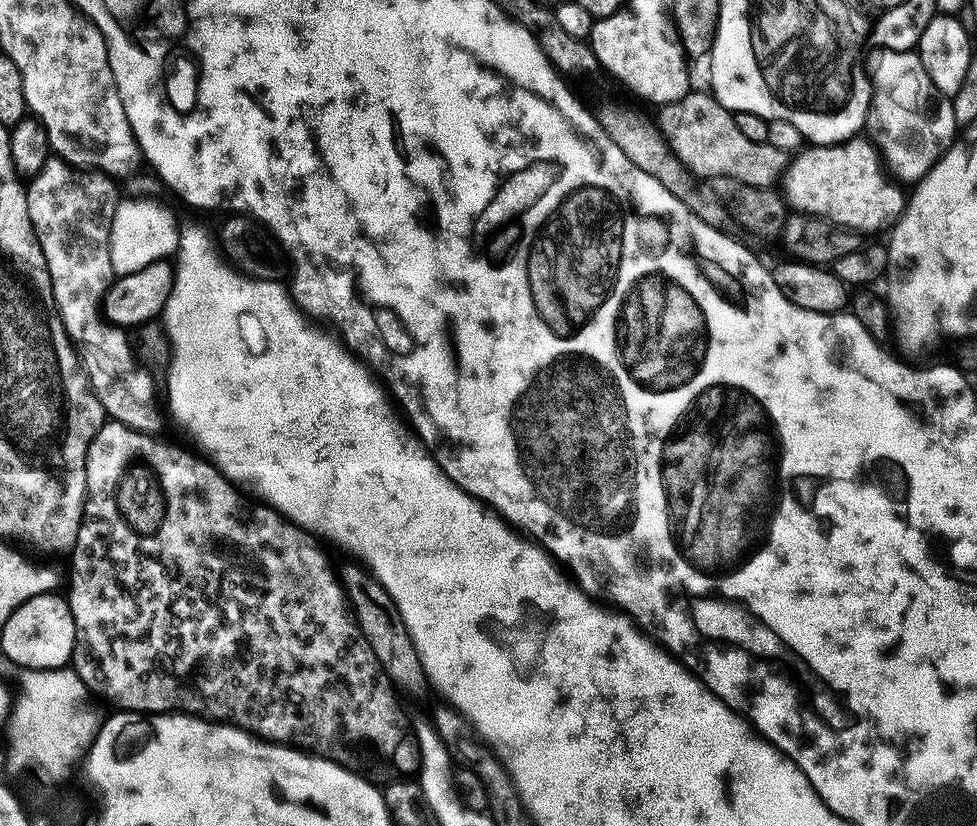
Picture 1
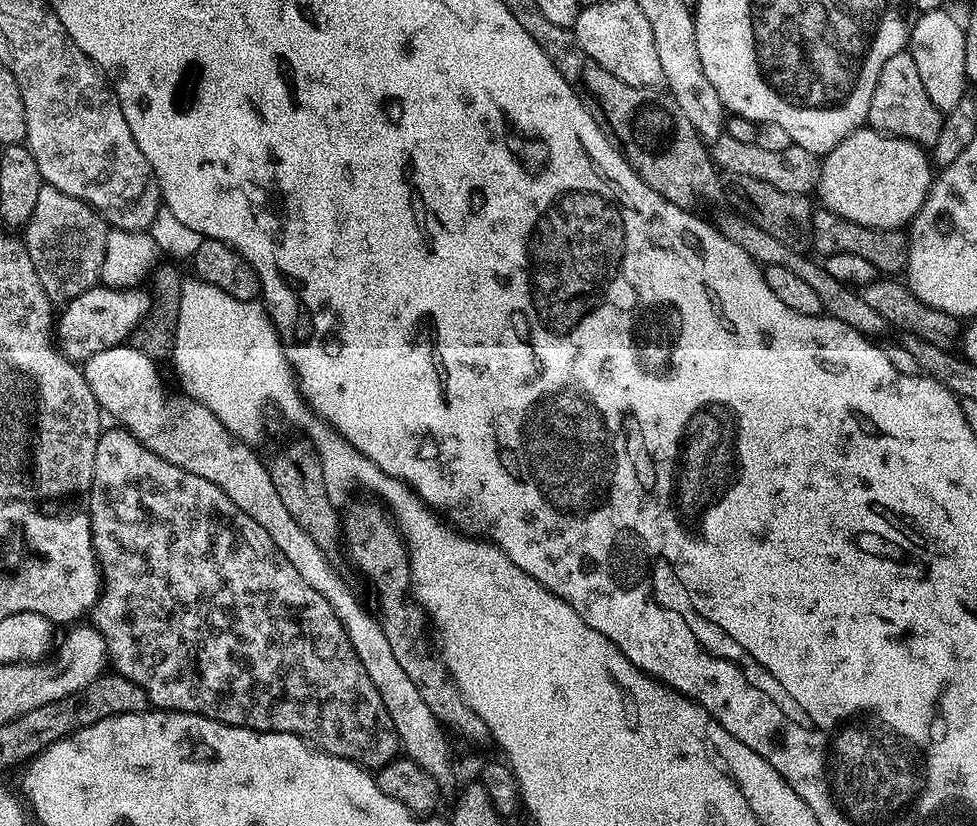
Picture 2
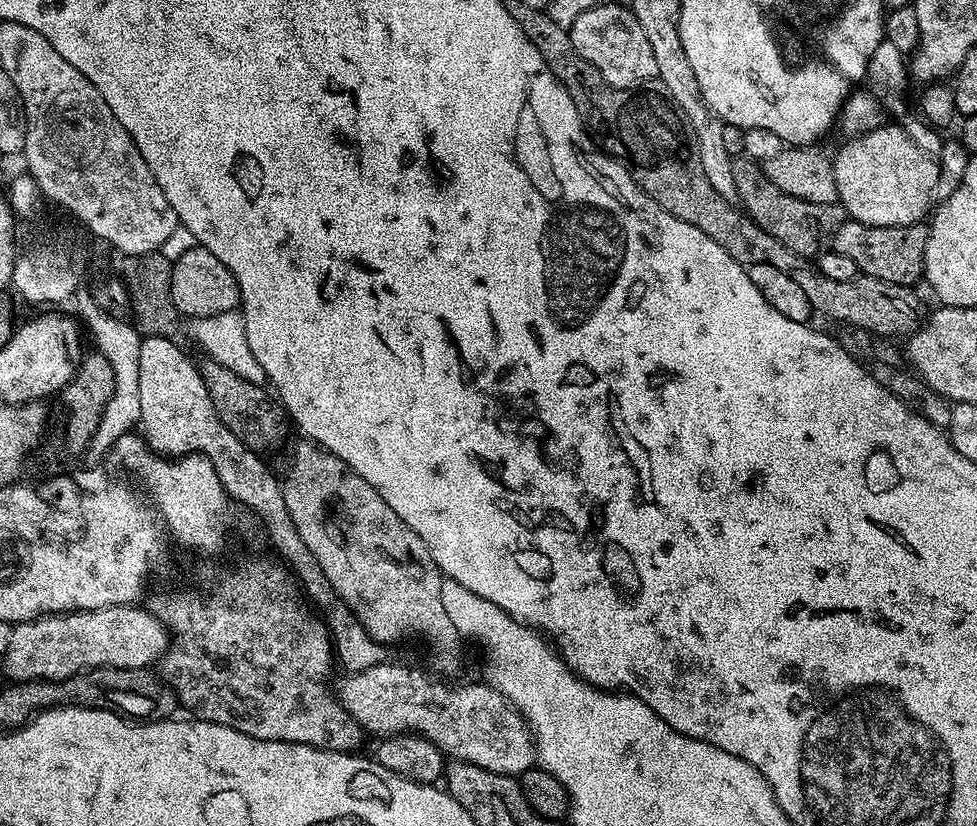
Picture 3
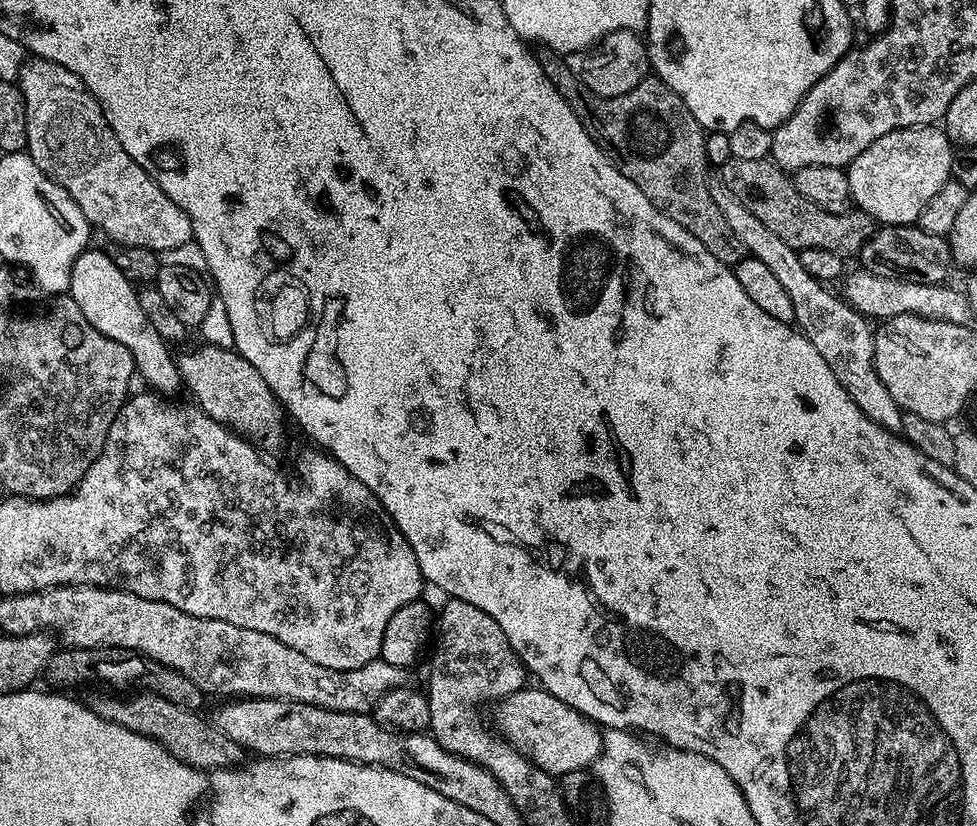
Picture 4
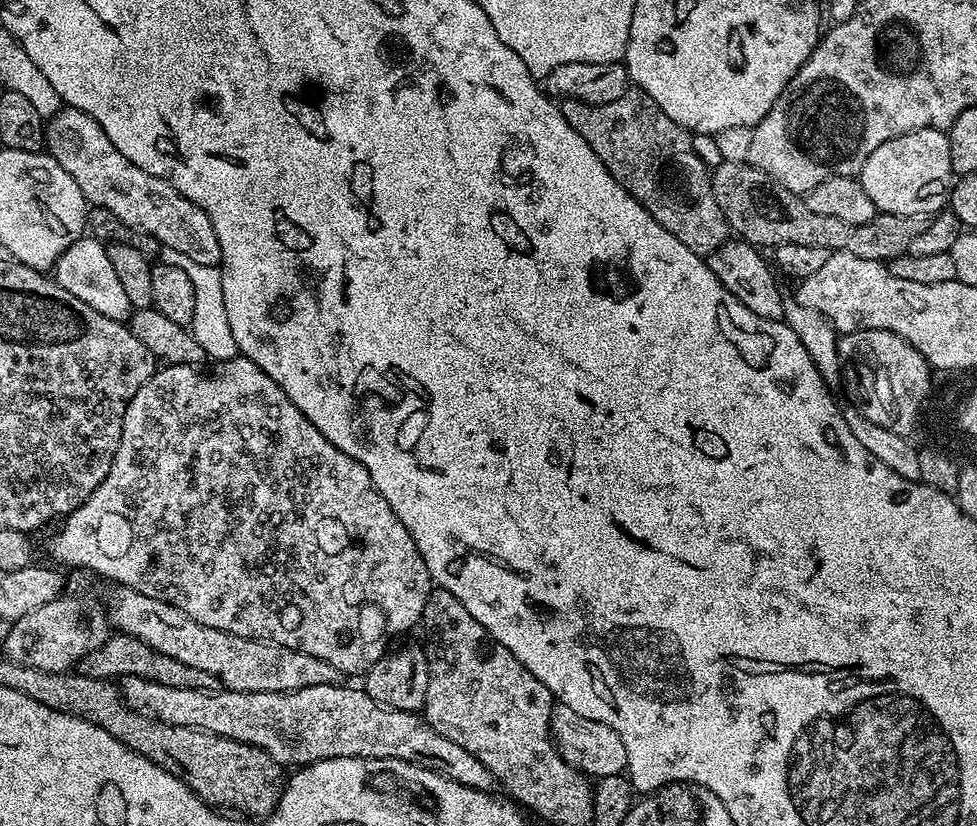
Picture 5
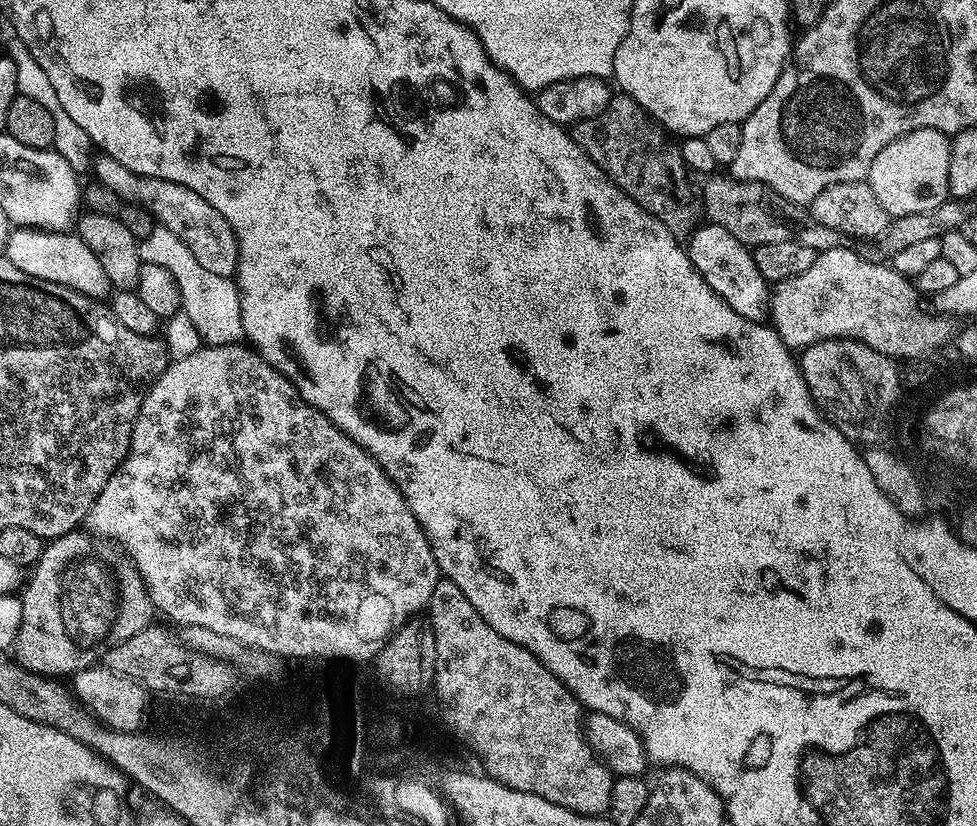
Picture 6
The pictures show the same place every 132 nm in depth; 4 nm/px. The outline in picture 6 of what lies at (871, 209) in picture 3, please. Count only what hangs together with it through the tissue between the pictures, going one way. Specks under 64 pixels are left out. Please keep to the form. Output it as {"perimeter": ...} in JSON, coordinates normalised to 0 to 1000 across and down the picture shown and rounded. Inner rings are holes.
{"perimeter":[[[945,155],[919,166],[895,196],[886,222],[899,235],[899,245],[916,264],[927,259],[951,257],[971,241],[970,202],[974,171],[967,161]]]}

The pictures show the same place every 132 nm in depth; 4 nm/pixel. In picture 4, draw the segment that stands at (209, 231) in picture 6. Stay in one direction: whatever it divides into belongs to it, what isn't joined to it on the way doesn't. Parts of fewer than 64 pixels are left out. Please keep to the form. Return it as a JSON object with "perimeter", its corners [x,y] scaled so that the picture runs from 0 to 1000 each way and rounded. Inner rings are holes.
{"perimeter":[[[29,70],[23,80],[18,100],[27,123],[29,190],[37,197],[39,206],[52,213],[68,235],[72,235],[72,240],[76,240],[76,245],[80,245],[80,254],[88,259],[95,277],[107,281],[118,295],[145,298],[161,308],[198,294],[194,264],[164,229],[160,217],[149,211],[149,206],[125,182],[125,172],[121,172],[121,162],[117,162],[108,148],[104,128],[77,90],[54,73]]]}

